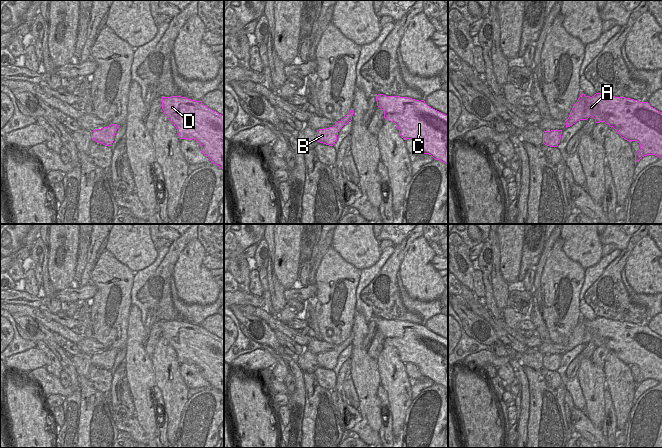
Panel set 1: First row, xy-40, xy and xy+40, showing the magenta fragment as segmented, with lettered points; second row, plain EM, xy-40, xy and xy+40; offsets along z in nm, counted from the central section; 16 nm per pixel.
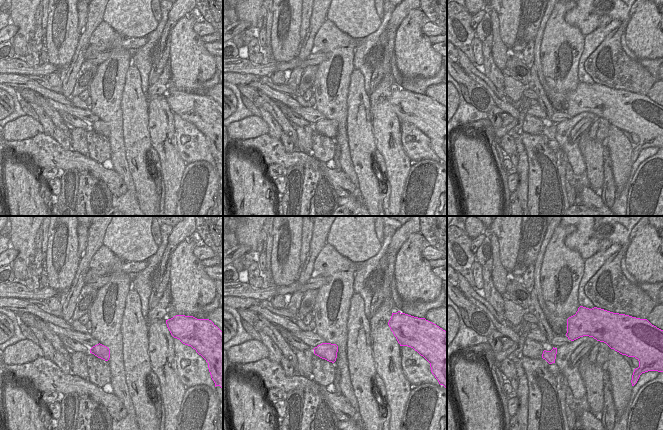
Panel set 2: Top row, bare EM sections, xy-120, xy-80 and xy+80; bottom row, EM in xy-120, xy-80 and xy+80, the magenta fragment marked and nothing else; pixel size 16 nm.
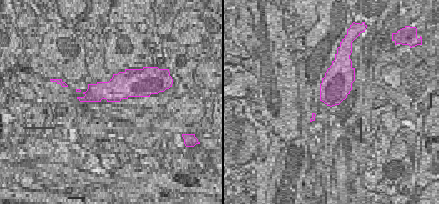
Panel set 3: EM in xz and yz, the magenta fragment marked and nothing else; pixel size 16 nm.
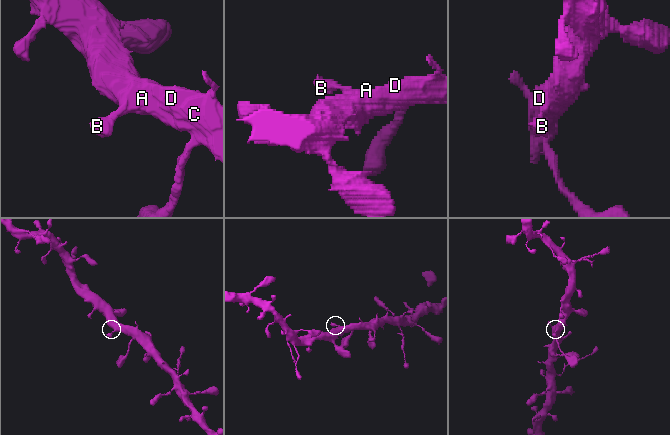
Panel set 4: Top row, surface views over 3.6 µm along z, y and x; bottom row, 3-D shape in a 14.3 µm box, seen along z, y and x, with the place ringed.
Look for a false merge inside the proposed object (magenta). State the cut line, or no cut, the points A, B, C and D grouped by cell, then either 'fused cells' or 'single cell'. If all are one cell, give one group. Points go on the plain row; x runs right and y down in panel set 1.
no cut; A B C D; single cell

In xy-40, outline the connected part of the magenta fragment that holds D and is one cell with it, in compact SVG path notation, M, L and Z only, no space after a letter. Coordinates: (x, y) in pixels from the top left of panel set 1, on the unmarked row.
M181 320L162 321L161 336L174 348L180 363L196 364L202 377L224 394L224 339L208 332L201 325Z

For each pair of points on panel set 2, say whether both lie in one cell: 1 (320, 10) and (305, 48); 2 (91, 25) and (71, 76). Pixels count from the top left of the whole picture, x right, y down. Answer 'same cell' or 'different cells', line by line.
1: same cell
2: same cell

